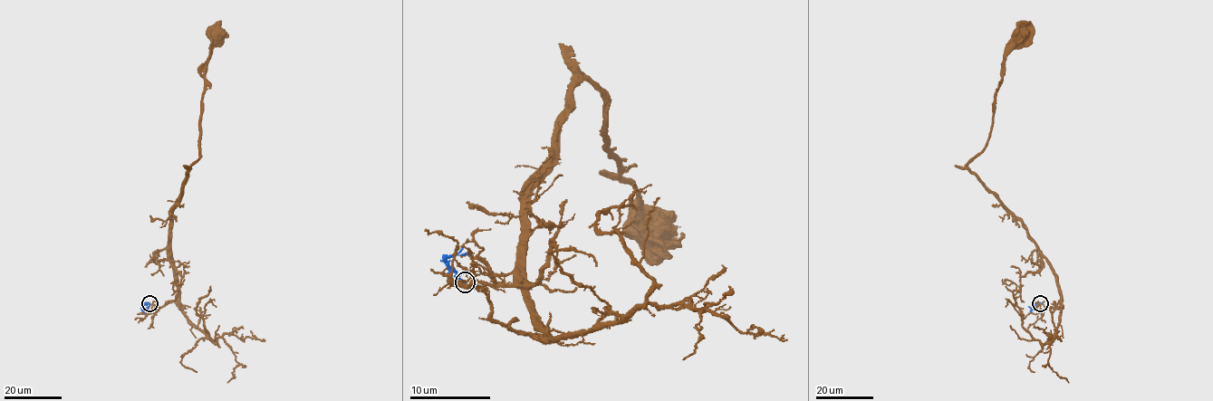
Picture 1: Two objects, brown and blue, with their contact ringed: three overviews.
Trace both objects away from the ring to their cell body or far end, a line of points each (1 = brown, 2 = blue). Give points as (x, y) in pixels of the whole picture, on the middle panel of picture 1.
1: (464, 282), (493, 317), (544, 335), (524, 276), (524, 190), (581, 77), (601, 93), (607, 147), (649, 218)
2: (464, 282), (446, 261), (470, 254)

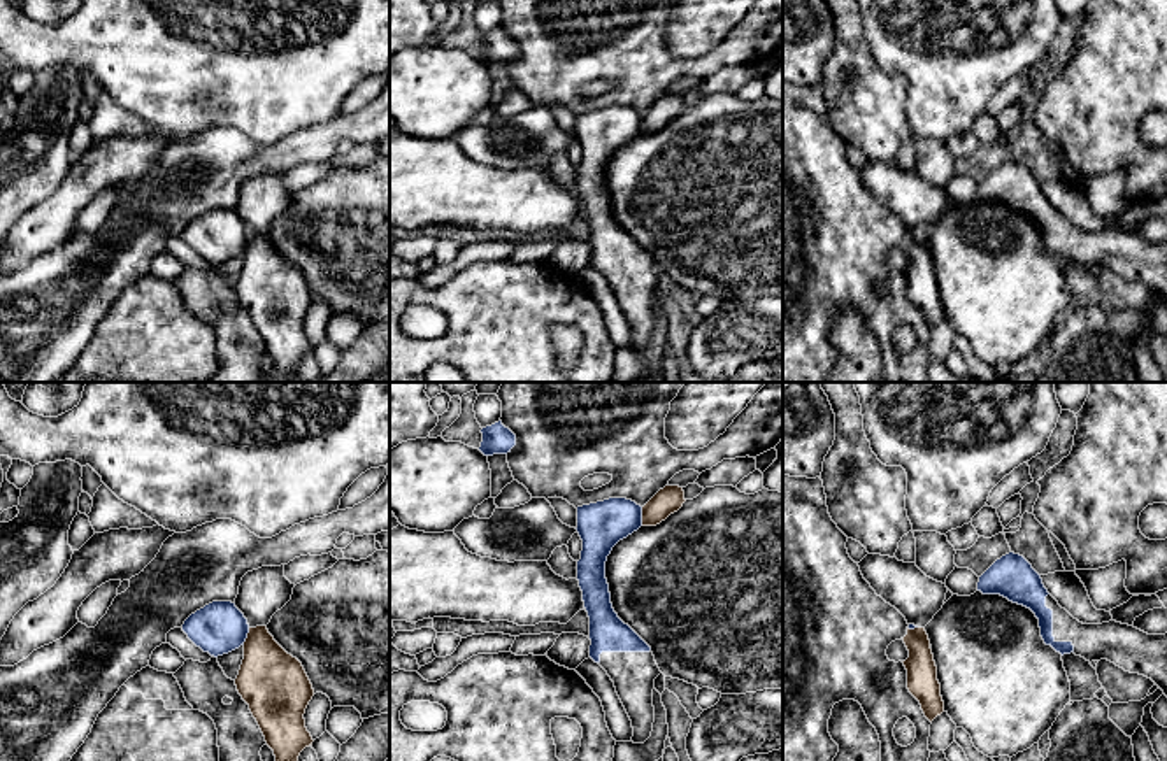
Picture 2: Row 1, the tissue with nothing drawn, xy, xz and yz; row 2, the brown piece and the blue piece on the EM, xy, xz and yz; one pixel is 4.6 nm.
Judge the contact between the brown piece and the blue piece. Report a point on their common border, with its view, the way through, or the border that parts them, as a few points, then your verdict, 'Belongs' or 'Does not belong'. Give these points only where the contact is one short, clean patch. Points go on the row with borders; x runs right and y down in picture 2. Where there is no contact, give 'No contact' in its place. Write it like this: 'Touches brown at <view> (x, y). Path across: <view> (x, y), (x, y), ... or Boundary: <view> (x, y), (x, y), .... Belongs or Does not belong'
Touches brown at xz (643, 516). Boundary: xz (641, 507), (643, 525). Does not belong

